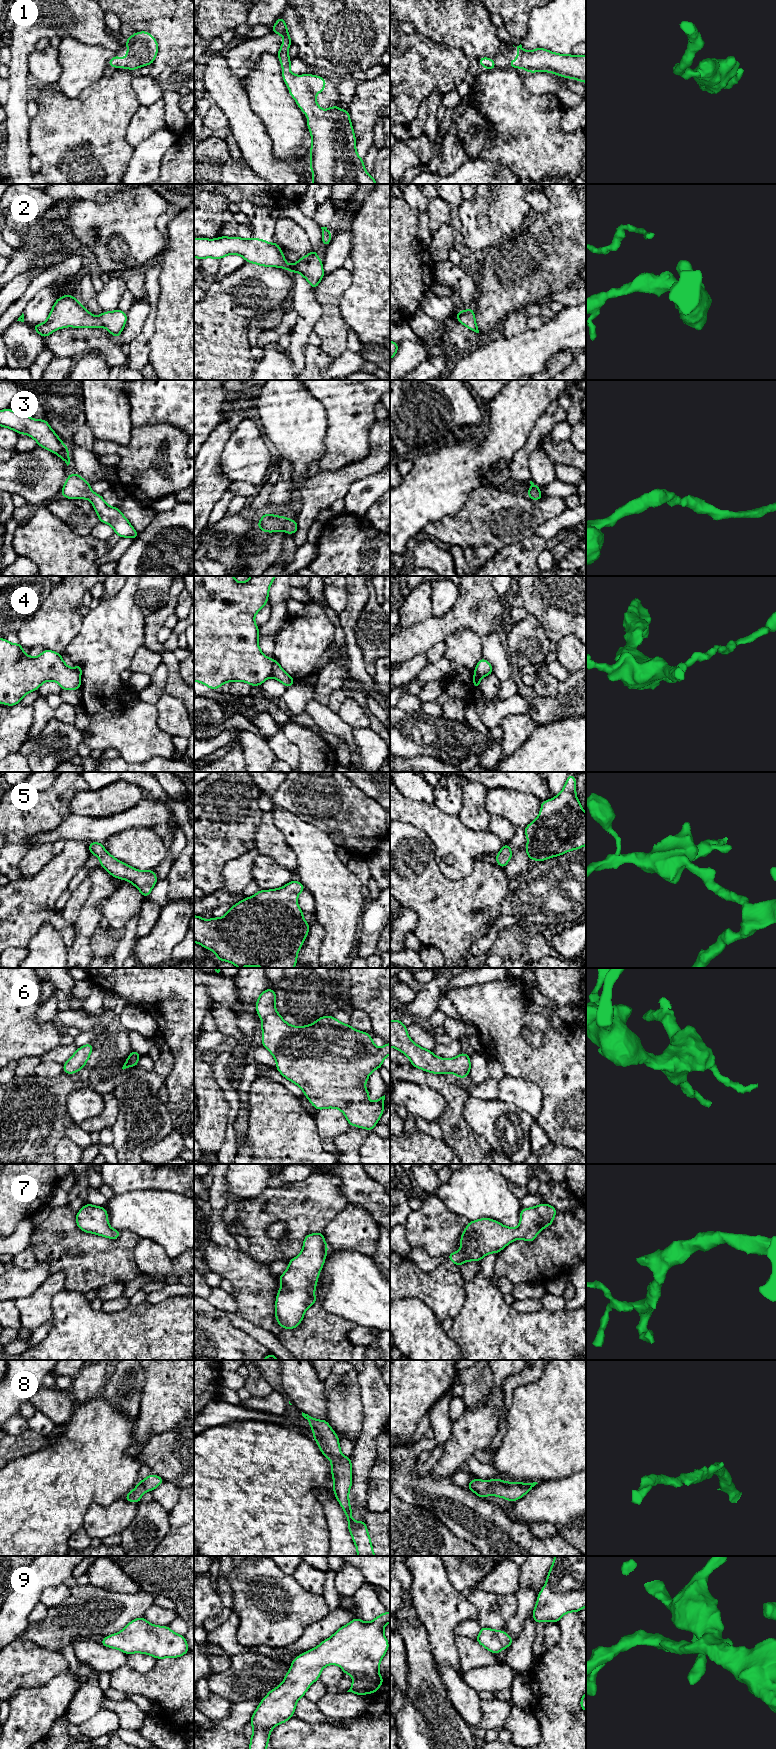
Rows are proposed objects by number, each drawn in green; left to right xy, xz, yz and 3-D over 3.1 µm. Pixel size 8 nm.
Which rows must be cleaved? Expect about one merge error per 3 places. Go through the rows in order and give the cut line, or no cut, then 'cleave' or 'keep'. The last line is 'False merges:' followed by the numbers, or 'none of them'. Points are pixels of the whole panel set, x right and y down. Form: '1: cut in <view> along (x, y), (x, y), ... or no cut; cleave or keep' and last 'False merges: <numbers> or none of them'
1: no cut; keep
2: no cut; keep
3: no cut; keep
4: cut in xz along (275, 661), (270, 676); cleave
5: no cut; keep
6: no cut; keep
7: no cut; keep
8: no cut; keep
9: no cut; keep
False merges: 4

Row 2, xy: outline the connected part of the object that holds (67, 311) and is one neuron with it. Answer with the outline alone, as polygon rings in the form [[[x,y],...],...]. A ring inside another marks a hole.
[[[63,295],[53,304],[47,320],[36,324],[33,329],[43,338],[54,331],[65,327],[106,328],[111,335],[118,338],[127,322],[127,313],[119,308],[105,312],[97,317],[88,312],[85,307],[72,295]]]

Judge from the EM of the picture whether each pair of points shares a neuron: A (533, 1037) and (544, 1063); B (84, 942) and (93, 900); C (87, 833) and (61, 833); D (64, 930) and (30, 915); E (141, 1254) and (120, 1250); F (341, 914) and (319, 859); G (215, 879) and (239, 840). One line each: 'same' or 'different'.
A: different
B: same
C: same
D: different
E: different
F: same
G: same

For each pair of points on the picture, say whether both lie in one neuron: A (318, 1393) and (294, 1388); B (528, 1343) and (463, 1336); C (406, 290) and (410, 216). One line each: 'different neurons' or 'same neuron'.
A: same neuron
B: same neuron
C: same neuron

